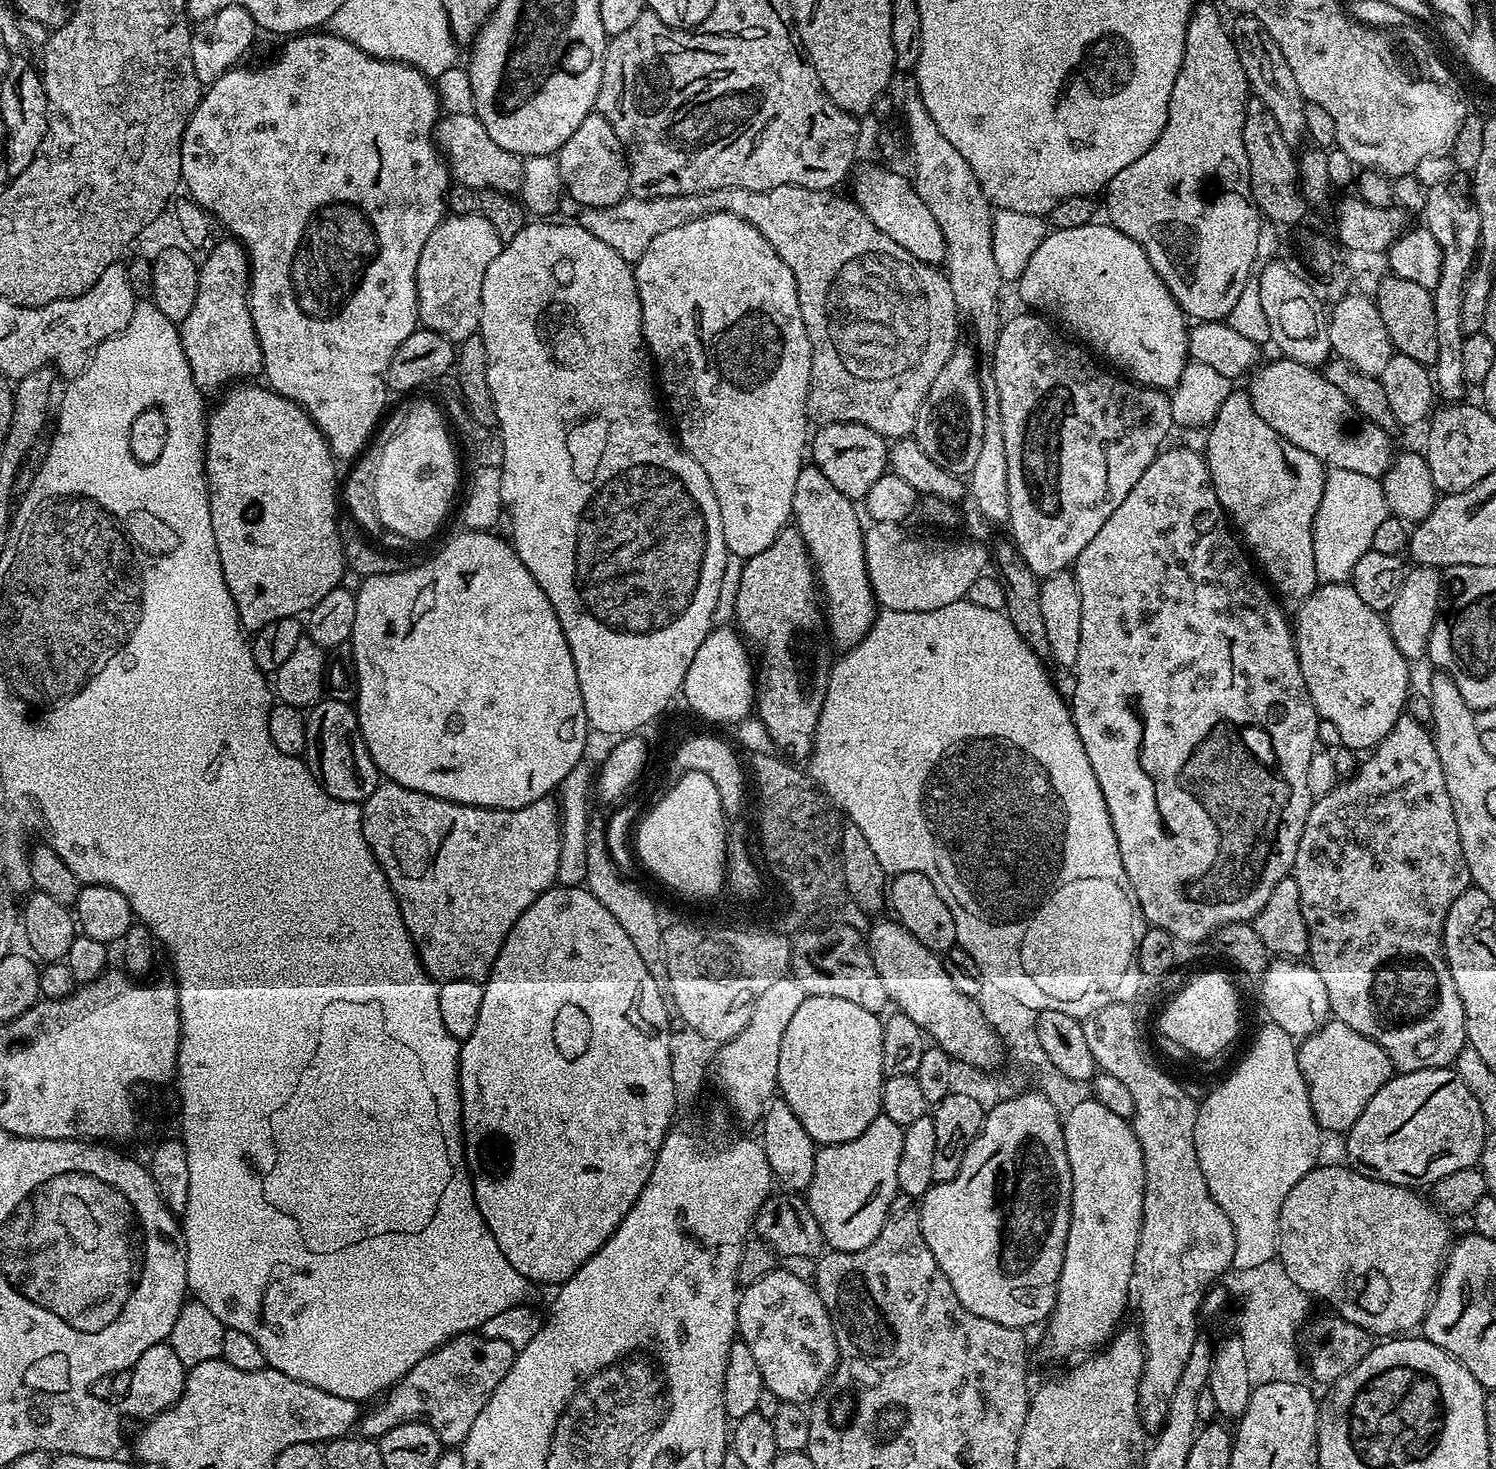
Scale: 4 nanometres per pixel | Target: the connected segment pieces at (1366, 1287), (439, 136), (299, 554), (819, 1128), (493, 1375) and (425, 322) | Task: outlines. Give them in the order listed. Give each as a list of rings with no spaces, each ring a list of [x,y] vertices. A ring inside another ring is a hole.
[[[1326,1165],[1312,1168],[1310,1174],[1306,1174],[1306,1178],[1302,1178],[1302,1182],[1298,1182],[1298,1186],[1294,1186],[1290,1194],[1286,1194],[1286,1202],[1282,1202],[1276,1235],[1278,1259],[1298,1289],[1302,1290],[1308,1298],[1317,1296],[1318,1299],[1325,1300],[1332,1307],[1329,1309],[1334,1310],[1335,1315],[1346,1318],[1346,1322],[1354,1322],[1354,1326],[1362,1326],[1362,1330],[1371,1332],[1376,1338],[1396,1338],[1401,1334],[1411,1333],[1408,1332],[1411,1328],[1419,1329],[1423,1325],[1424,1316],[1428,1312],[1428,1306],[1432,1303],[1433,1295],[1438,1287],[1450,1241],[1453,1239],[1445,1213],[1441,1212],[1427,1195],[1424,1195],[1425,1197],[1420,1195],[1424,1194],[1397,1184],[1387,1184],[1378,1182],[1374,1178],[1366,1178],[1350,1166]]]
[[[449,112],[437,119],[434,129],[436,147],[446,157],[446,163],[450,169],[450,176],[455,183],[465,184],[477,190],[491,190],[501,194],[516,194],[520,191],[520,183],[523,178],[524,160],[515,156],[510,150],[502,150],[490,134],[486,134],[486,126],[474,114],[458,114]]]
[[[232,386],[223,393],[224,401],[217,406],[216,409],[211,409],[210,415],[207,417],[206,423],[208,426],[208,440],[204,443],[204,476],[208,479],[208,505],[210,506],[210,522],[214,526],[214,542],[218,546],[218,558],[222,562],[222,574],[226,578],[226,586],[230,590],[230,594],[234,598],[234,606],[238,610],[238,618],[240,619],[240,627],[245,633],[255,634],[258,630],[262,630],[262,626],[266,626],[270,622],[278,622],[282,618],[290,618],[291,616],[299,617],[301,614],[307,613],[316,603],[321,602],[326,594],[340,587],[340,579],[342,578],[342,570],[346,567],[344,562],[344,546],[342,543],[342,535],[336,529],[336,500],[338,504],[338,476],[336,480],[337,461],[334,459],[330,446],[326,442],[326,438],[318,430],[318,426],[313,420],[308,417],[300,405],[294,401],[286,399],[284,396],[278,395],[267,386],[261,388],[244,388],[248,386]]]
[[[805,996],[802,1006],[798,1006],[794,1018],[790,1018],[790,1022],[786,1026],[786,1034],[782,1034],[782,1050],[778,1050],[778,1078],[776,1079],[776,1086],[779,1095],[790,1106],[790,1110],[794,1110],[794,1118],[798,1118],[798,1122],[802,1122],[802,1130],[806,1130],[806,1134],[810,1134],[810,1138],[816,1141],[817,1145],[850,1142],[854,1138],[858,1138],[858,1134],[862,1134],[862,1130],[866,1130],[866,1126],[870,1126],[870,1122],[874,1122],[876,1116],[881,1115],[880,1095],[886,1079],[884,1067],[882,1066],[883,1029],[884,1025],[877,1013],[870,1010],[862,1010],[862,1006],[854,1006],[854,1002],[846,1002],[846,998]]]
[[[468,1332],[464,1336],[455,1336],[447,1340],[438,1350],[426,1354],[414,1370],[410,1370],[397,1384],[393,1384],[371,1405],[372,1409],[365,1411],[358,1421],[359,1435],[365,1438],[379,1438],[384,1436],[394,1426],[417,1423],[428,1424],[430,1430],[444,1446],[460,1446],[470,1434],[470,1426],[474,1426],[474,1418],[482,1414],[482,1406],[490,1402],[490,1394],[498,1390],[498,1382],[506,1378],[510,1366],[514,1366],[517,1350],[509,1342],[499,1341],[496,1338],[486,1338],[476,1332]]]
[[[481,214],[445,215],[434,234],[426,238],[426,246],[422,246],[422,254],[418,258],[419,323],[453,342],[477,335],[480,331],[482,278],[486,278],[486,266],[498,258],[501,247],[494,226]]]

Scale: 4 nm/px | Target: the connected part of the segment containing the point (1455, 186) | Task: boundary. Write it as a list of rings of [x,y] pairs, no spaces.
[[[1440,180],[1427,189],[1422,209],[1423,227],[1434,234],[1434,242],[1440,247],[1440,277],[1434,289],[1436,321],[1438,322],[1438,358],[1434,365],[1434,388],[1444,402],[1460,402],[1465,399],[1466,381],[1462,374],[1462,294],[1468,274],[1472,270],[1480,243],[1478,242],[1478,210],[1472,201],[1469,185],[1460,180]]]

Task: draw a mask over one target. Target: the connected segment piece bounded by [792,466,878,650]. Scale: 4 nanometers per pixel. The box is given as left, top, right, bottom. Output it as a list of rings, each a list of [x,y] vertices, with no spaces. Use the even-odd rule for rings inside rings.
[[[805,466],[800,469],[798,474],[798,483],[794,486],[794,502],[792,503],[792,520],[794,521],[794,526],[802,534],[804,539],[804,545],[808,548],[808,558],[812,561],[814,565],[814,576],[818,581],[819,591],[822,593],[822,608],[826,613],[826,632],[830,637],[831,643],[833,645],[841,644],[841,649],[847,650],[852,648],[859,642],[862,637],[870,630],[870,626],[876,621],[878,615],[878,605],[876,602],[876,596],[872,593],[872,587],[870,586],[870,578],[868,577],[868,571],[864,565],[864,533],[865,529],[860,528],[860,516],[861,513],[858,511],[856,513],[857,505],[850,498],[846,498],[846,494],[842,494],[842,490],[837,490],[830,481],[826,479],[826,474],[822,474],[822,470],[818,470],[815,466]]]

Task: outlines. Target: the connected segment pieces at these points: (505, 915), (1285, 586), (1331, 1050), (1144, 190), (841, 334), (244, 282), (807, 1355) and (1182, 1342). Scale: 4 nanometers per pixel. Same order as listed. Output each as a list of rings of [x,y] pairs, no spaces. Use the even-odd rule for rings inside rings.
[[[380,782],[374,794],[363,801],[360,817],[366,842],[396,896],[422,966],[437,982],[487,980],[514,922],[557,883],[560,805],[552,796],[514,810],[479,808],[427,796],[418,790],[406,790],[406,786],[391,782]]]
[[[1244,390],[1230,392],[1206,433],[1208,433],[1206,459],[1214,494],[1218,494],[1218,502],[1224,507],[1229,521],[1238,529],[1247,551],[1254,557],[1262,572],[1264,567],[1263,575],[1267,583],[1278,593],[1279,599],[1285,605],[1303,604],[1318,586],[1312,527],[1318,514],[1318,506],[1322,502],[1326,465],[1318,458],[1314,458],[1314,454],[1302,450],[1302,446],[1286,442],[1286,438],[1282,438],[1278,430],[1266,426],[1266,422],[1253,410],[1252,400]]]
[[[1335,1018],[1299,1041],[1296,1058],[1302,1078],[1308,1083],[1314,1118],[1321,1129],[1334,1133],[1347,1133],[1358,1122],[1358,1114],[1366,1110],[1366,1102],[1394,1075],[1390,1058],[1378,1042],[1358,1034],[1358,1030],[1350,1030],[1346,1022]]]
[[[1203,2],[1197,3],[1186,26],[1184,57],[1182,58],[1182,66],[1178,70],[1178,78],[1174,78],[1174,90],[1170,90],[1170,106],[1168,107],[1166,126],[1158,138],[1158,142],[1154,142],[1154,146],[1150,146],[1150,150],[1146,150],[1146,154],[1142,154],[1142,158],[1138,158],[1138,162],[1130,162],[1130,166],[1126,166],[1126,170],[1114,174],[1114,178],[1108,183],[1106,195],[1103,197],[1103,199],[1105,198],[1104,204],[1108,207],[1107,223],[1111,224],[1113,228],[1122,230],[1122,234],[1134,238],[1134,242],[1138,242],[1138,246],[1142,246],[1142,250],[1146,250],[1146,258],[1150,258],[1150,266],[1154,266],[1154,270],[1158,274],[1158,278],[1162,278],[1166,290],[1170,290],[1174,302],[1178,302],[1178,306],[1184,311],[1185,317],[1196,322],[1224,320],[1228,317],[1230,310],[1234,310],[1242,290],[1249,287],[1251,280],[1248,279],[1251,276],[1253,279],[1254,269],[1257,267],[1256,255],[1261,255],[1262,252],[1258,246],[1262,213],[1252,198],[1252,187],[1248,181],[1246,146],[1242,142],[1242,126],[1248,113],[1249,99],[1250,89],[1246,71],[1242,68],[1241,59],[1238,58],[1238,50],[1232,40],[1229,25],[1226,20],[1224,24],[1223,18],[1216,13],[1214,5],[1203,4]]]
[[[730,186],[709,192],[695,192],[685,196],[667,196],[666,198],[650,198],[649,200],[629,195],[622,202],[609,208],[584,208],[581,211],[581,216],[578,216],[578,222],[586,230],[590,230],[590,234],[594,234],[594,238],[602,238],[602,242],[606,242],[606,246],[610,246],[610,250],[614,250],[621,258],[629,262],[640,260],[646,246],[650,246],[650,242],[654,238],[658,238],[658,234],[666,234],[666,230],[674,230],[674,226],[682,226],[708,212],[729,212],[746,222],[750,222],[768,239],[770,246],[774,246],[774,250],[780,255],[782,262],[786,262],[786,266],[790,266],[790,274],[794,274],[794,282],[798,290],[798,306],[802,310],[802,322],[806,322],[806,334],[810,338],[810,346],[812,347],[812,381],[808,391],[809,421],[820,426],[825,424],[861,424],[862,426],[870,426],[870,430],[874,430],[879,436],[885,438],[908,438],[915,433],[920,407],[926,394],[930,394],[930,386],[934,386],[934,378],[938,378],[942,366],[946,366],[946,362],[950,362],[952,353],[958,347],[956,335],[959,334],[960,328],[956,325],[958,313],[954,294],[950,290],[947,275],[939,267],[922,262],[918,258],[914,258],[914,254],[902,250],[902,246],[898,246],[898,242],[886,238],[886,234],[882,234],[882,230],[878,230],[878,226],[874,226],[874,222],[870,222],[870,218],[866,218],[866,214],[855,200],[847,195],[844,195],[845,197],[836,195],[840,194],[832,190],[819,192],[802,186],[774,186],[774,190],[746,190],[742,186]]]
[[[217,239],[207,249],[208,257],[204,261],[202,259],[199,261],[198,298],[194,302],[193,308],[190,309],[190,314],[186,314],[186,318],[179,321],[178,324],[182,350],[186,354],[186,362],[190,366],[192,380],[204,394],[216,391],[219,393],[221,390],[227,389],[233,382],[247,381],[244,380],[247,376],[259,377],[264,370],[262,346],[258,342],[258,334],[254,330],[254,322],[248,309],[250,257],[239,240],[227,239],[220,241]]]
[[[777,1270],[747,1285],[739,1298],[736,1330],[758,1361],[764,1386],[789,1404],[804,1404],[819,1396],[836,1370],[838,1350],[830,1314],[826,1314],[815,1287],[794,1278],[794,1274]]]
[[[1128,1002],[1102,1006],[1102,1010],[1087,1017],[1083,1025],[1097,1069],[1118,1078],[1134,1098],[1130,1123],[1142,1146],[1144,1159],[1144,1209],[1131,1282],[1135,1292],[1134,1304],[1140,1307],[1138,1331],[1140,1343],[1144,1346],[1144,1369],[1138,1382],[1138,1410],[1141,1424],[1149,1433],[1155,1434],[1168,1417],[1176,1383],[1178,1378],[1182,1378],[1182,1366],[1186,1366],[1186,1358],[1190,1358],[1190,1350],[1194,1350],[1194,1342],[1198,1338],[1196,1319],[1202,1316],[1205,1295],[1214,1282],[1232,1268],[1236,1235],[1230,1226],[1230,1218],[1222,1214],[1222,1206],[1214,1202],[1206,1186],[1202,1166],[1198,1166],[1194,1146],[1197,1101],[1188,1097],[1187,1090],[1178,1081],[1171,1080],[1162,1069],[1155,1068],[1144,1057],[1144,1048],[1139,1040],[1140,1028],[1136,1025],[1136,1012],[1132,1007]]]

